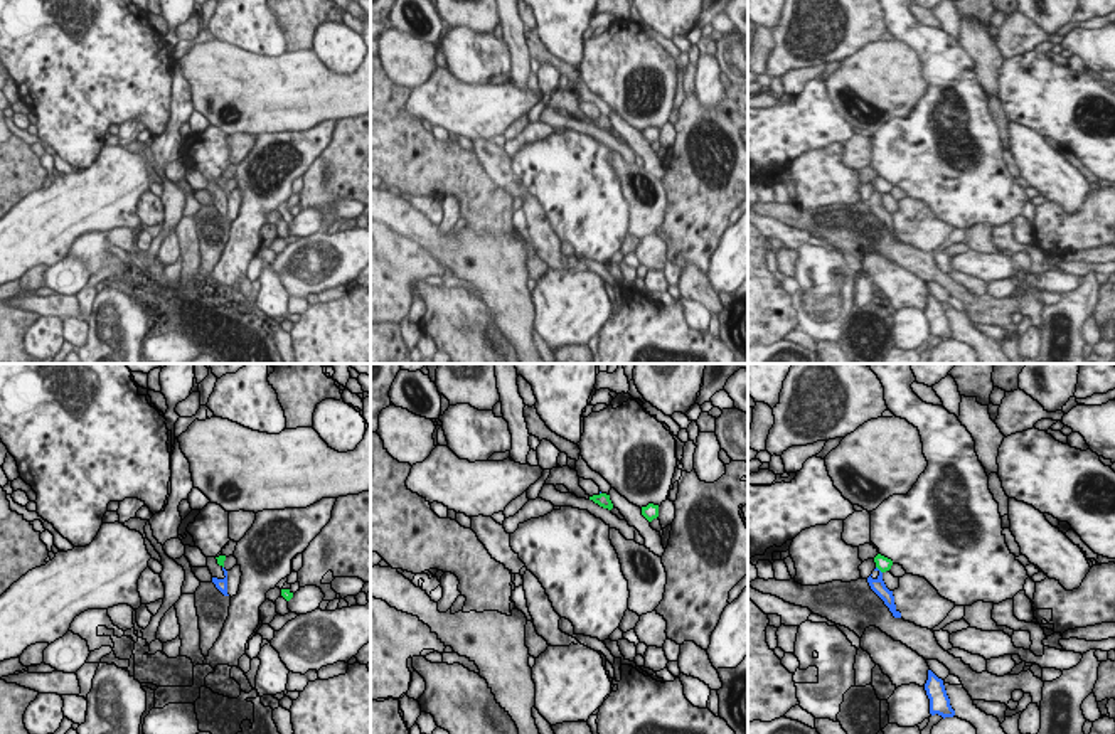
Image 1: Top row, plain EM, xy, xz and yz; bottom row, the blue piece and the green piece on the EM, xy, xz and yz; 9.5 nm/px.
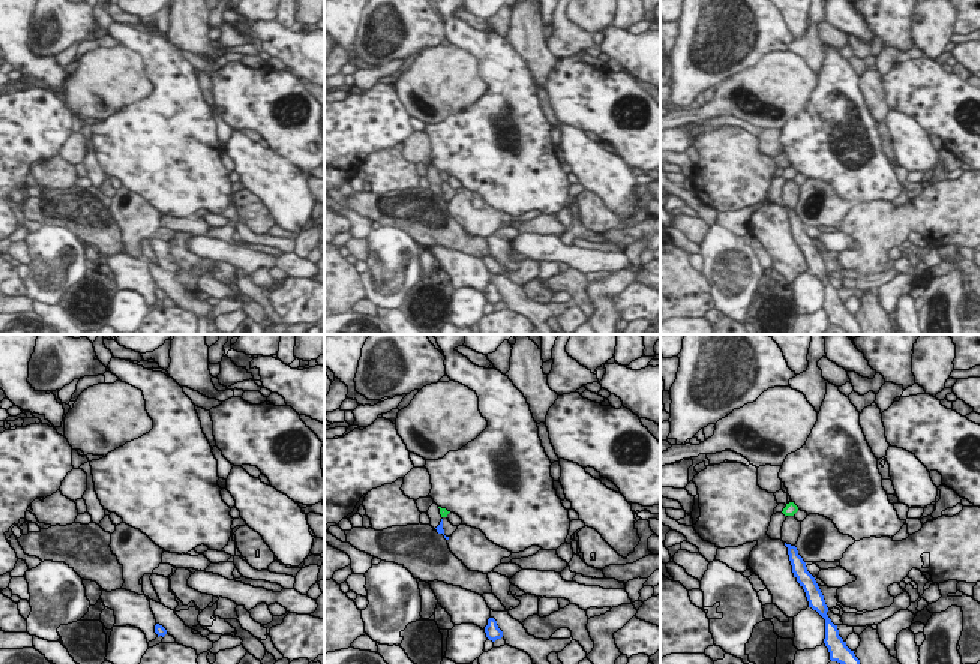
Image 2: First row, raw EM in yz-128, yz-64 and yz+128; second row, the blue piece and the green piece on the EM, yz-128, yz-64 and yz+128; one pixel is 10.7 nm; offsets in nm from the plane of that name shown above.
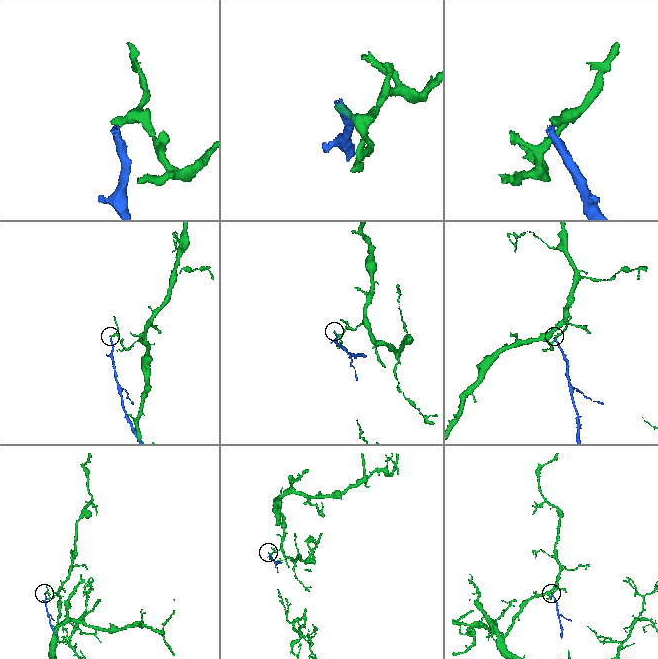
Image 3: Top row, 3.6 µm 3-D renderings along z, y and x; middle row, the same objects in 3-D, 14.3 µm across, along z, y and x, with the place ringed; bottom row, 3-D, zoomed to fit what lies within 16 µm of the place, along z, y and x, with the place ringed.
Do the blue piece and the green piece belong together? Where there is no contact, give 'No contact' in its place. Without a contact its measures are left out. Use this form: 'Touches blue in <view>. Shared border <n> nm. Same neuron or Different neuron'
Touches blue in yz. Shared border 100 nm. Different neuron

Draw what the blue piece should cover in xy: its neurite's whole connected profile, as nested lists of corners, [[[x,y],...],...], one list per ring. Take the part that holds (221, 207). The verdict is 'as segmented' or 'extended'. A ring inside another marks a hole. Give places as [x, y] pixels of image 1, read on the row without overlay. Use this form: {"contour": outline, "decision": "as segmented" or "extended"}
{"contour": [[[207,180],[207,189],[205,189],[211,197],[212,197],[212,205],[216,207],[216,210],[224,217],[227,217],[227,194],[217,187],[216,180]]], "decision": "extended"}

